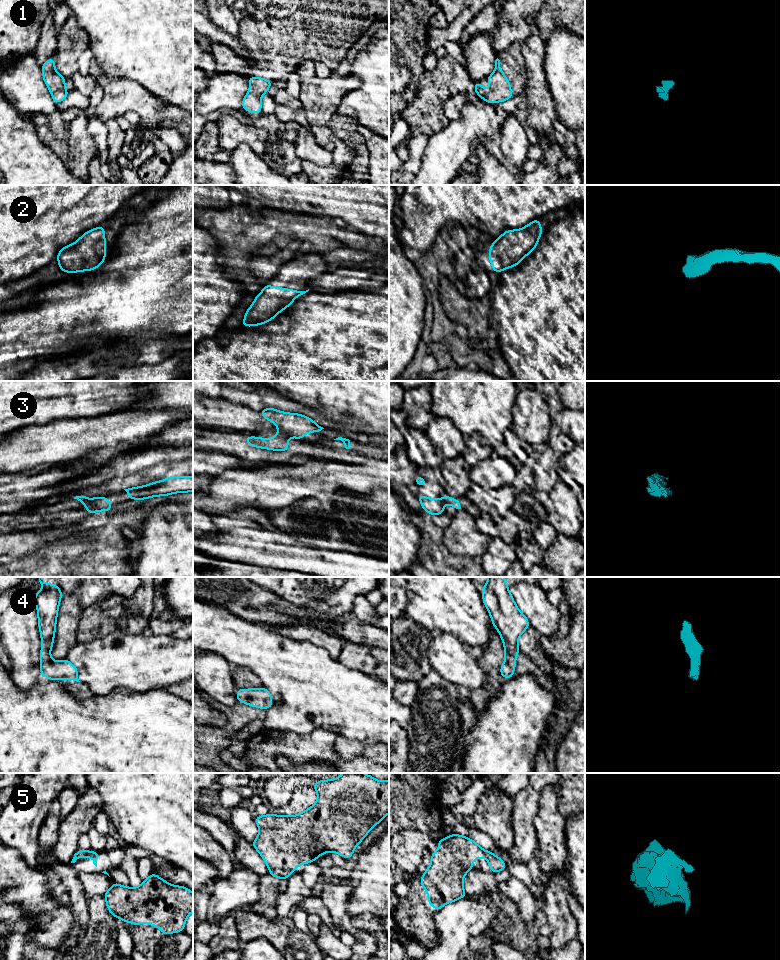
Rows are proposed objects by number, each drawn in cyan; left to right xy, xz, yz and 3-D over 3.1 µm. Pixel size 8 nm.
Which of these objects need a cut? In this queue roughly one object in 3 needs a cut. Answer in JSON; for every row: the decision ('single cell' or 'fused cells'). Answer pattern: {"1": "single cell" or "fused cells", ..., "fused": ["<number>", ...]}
{"1": "single cell", "2": "single cell", "3": "fused cells", "4": "single cell", "5": "single cell", "fused": ["3"]}

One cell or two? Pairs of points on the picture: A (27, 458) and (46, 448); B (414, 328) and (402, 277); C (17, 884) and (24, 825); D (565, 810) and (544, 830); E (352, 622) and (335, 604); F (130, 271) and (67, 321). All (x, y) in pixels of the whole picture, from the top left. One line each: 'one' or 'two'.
A: one
B: one
C: two
D: two
E: two
F: one

